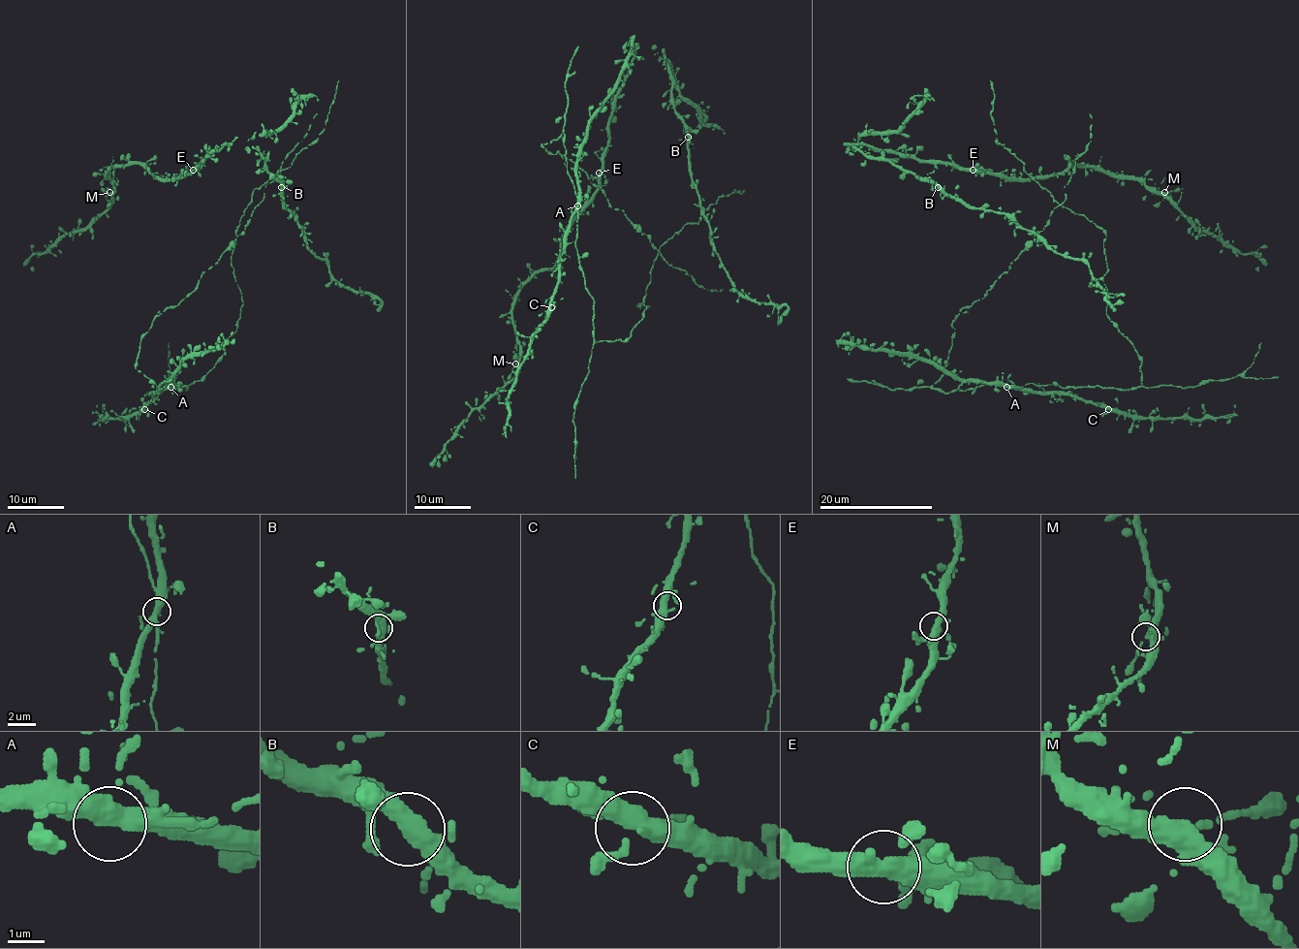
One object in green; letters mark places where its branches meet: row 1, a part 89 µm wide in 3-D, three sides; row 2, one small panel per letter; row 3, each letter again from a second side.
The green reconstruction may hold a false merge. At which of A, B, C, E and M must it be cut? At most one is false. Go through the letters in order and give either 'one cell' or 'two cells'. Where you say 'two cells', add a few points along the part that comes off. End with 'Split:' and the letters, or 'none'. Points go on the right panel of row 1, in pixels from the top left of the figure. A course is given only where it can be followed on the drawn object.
A: one cell
B: one cell
C: one cell
E: one cell
M: one cell
Split: none

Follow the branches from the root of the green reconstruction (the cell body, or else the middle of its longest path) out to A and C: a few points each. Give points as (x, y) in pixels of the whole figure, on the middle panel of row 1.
A: (652, 267), (642, 306), (636, 304), (649, 306), (632, 335), (596, 341), (593, 300), (574, 245), (577, 206)
C: (652, 267), (636, 304), (649, 306), (632, 335), (596, 341), (576, 211), (551, 307)

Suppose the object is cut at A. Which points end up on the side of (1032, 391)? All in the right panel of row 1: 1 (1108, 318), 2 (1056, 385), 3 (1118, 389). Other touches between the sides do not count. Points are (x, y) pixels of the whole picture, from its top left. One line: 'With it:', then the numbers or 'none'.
With it: none

